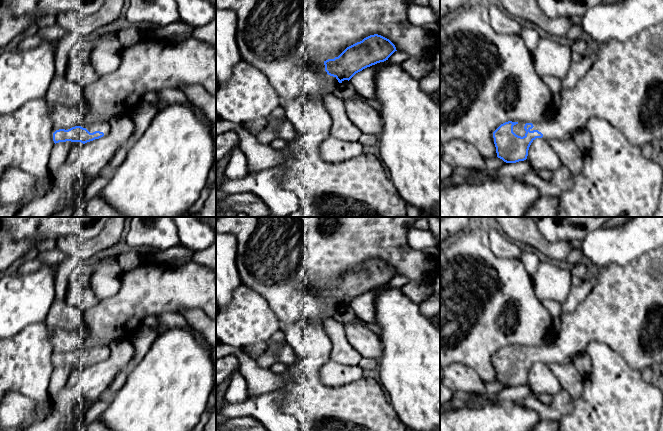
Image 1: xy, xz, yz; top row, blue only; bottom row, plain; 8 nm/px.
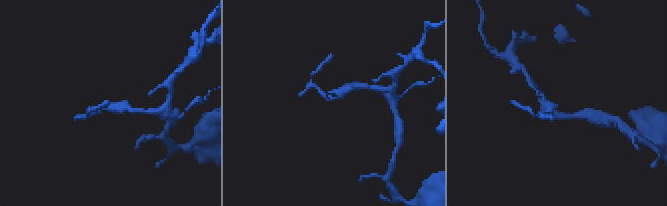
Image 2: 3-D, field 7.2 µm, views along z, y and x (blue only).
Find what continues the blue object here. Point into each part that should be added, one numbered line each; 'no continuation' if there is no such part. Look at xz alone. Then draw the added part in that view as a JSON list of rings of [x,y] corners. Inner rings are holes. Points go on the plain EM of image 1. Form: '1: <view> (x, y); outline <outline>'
1: xz (331, 303); outline [[[327,298],[327,302],[329,304],[329,311],[336,310],[338,307],[335,306],[336,301],[330,300]]]

